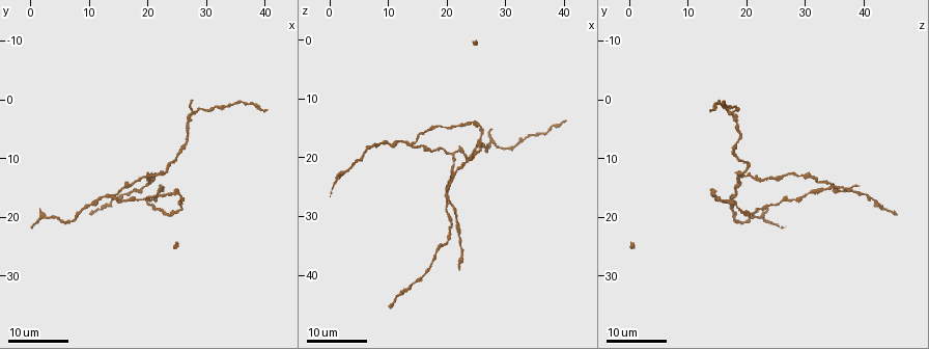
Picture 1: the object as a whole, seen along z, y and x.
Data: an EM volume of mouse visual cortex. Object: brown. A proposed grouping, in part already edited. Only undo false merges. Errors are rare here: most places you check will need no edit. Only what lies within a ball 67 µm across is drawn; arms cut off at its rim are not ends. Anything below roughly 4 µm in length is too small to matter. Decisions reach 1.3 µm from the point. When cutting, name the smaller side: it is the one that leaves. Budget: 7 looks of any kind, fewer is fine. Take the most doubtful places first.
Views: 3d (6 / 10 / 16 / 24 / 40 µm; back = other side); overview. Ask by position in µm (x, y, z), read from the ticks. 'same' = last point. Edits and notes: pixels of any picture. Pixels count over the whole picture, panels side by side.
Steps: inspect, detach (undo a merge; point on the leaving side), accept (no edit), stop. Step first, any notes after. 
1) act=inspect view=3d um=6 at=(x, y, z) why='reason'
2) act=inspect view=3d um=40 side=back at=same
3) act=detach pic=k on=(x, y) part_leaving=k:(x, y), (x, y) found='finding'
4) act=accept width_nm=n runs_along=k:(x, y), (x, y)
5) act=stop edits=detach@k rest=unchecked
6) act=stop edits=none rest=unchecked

act=inspect view=3d um=24 at=(13.5, 16.5, 18.0) why='three arms meet'

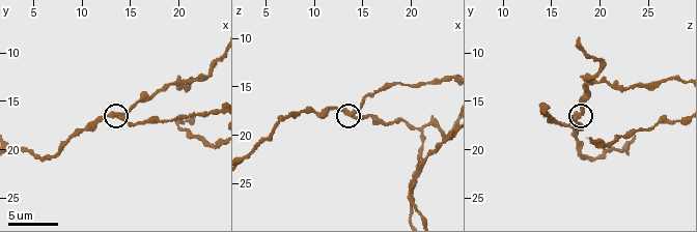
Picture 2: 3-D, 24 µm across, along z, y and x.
act=inspect view=3d um=10 at=(13.6, 16.2, 17.8)

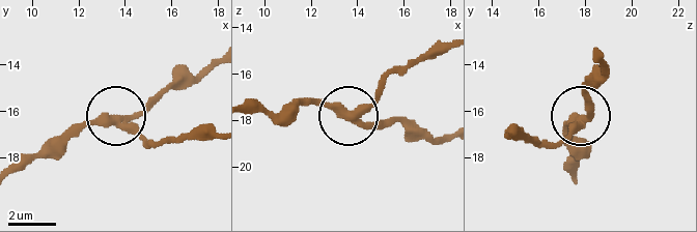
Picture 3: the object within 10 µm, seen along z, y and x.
act=inspect view=3d um=10 side=back at=(13.7, 16.3, 17.9)

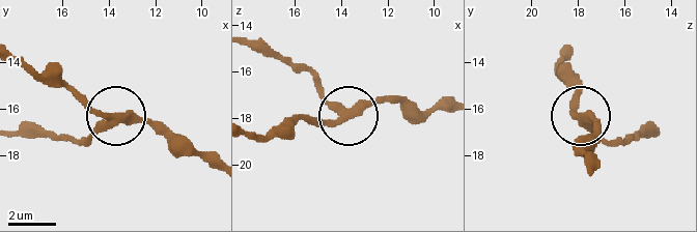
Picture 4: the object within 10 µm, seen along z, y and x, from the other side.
act=accept arms=3 runs_along=4:(94, 134), (121, 117), (167, 127) found='continuous, no second neuron'

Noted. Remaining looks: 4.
act=inspect view=3d um=16 at=(24.5, 16.0, 14.0) why='three-way junction'

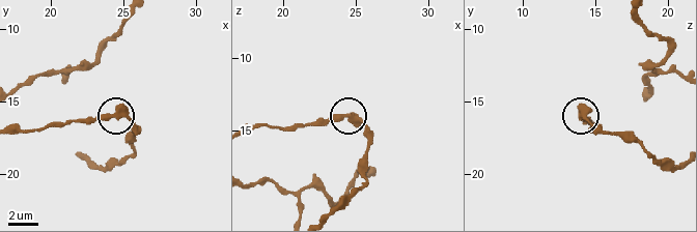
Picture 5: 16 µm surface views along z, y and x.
act=inspect view=3d um=10 at=(24.8, 16.2, 14.0) why='closer look'

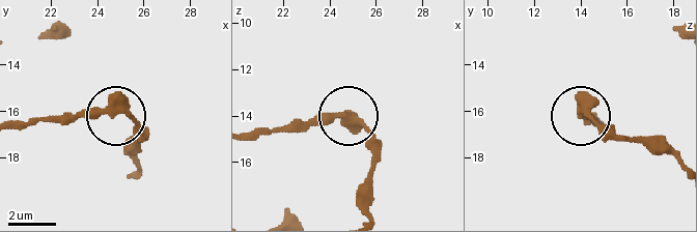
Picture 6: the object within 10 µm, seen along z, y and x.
act=inspect view=3d um=10 side=back at=(24.7, 16.1, 14.0)

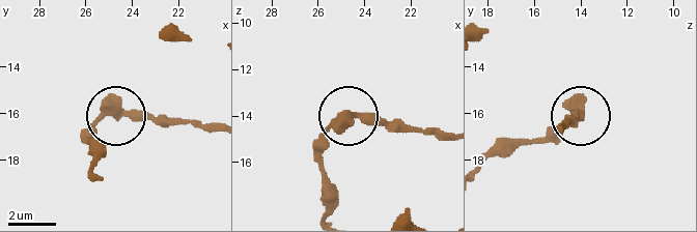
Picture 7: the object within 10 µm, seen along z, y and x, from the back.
act=accept side_arm_um=17 arms=3 found='all the same neuron'

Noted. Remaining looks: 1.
act=inspect view=3d um=6 at=(21.0, 12.8, 19.2) why='a fork'

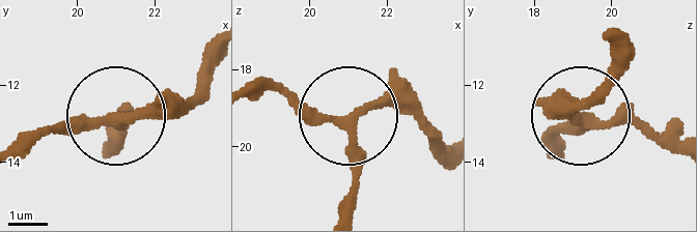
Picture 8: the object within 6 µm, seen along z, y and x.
act=accept width_nm=230 runs_along=8:(21, 152), (110, 115), (206, 99) found='all the same neuron'

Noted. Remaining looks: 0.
act=stop edits=none rest=unchecked

